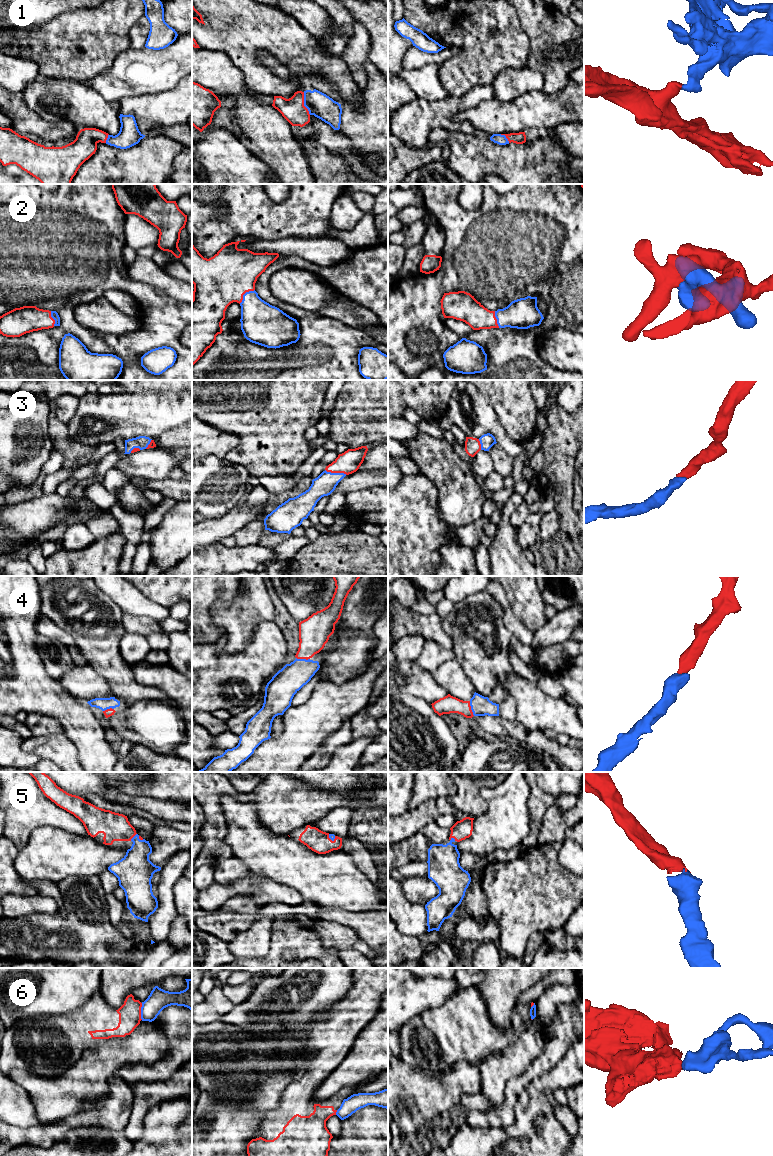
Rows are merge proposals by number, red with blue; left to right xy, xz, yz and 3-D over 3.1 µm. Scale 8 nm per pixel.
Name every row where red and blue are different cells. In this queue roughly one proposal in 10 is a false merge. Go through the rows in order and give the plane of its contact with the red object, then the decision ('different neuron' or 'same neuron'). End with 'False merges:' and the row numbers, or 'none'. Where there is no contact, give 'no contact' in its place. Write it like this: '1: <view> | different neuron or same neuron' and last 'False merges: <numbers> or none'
1: xz | same neuron
2: xz | same neuron
3: xz | same neuron
4: yz | same neuron
5: xy | same neuron
6: xy | different neuron
False merges: 6

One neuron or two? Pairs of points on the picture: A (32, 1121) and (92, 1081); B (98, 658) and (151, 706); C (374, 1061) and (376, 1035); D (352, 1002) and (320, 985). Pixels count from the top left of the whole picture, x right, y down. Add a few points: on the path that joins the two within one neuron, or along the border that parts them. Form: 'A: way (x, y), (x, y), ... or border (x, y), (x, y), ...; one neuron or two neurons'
A: border (28, 1096), (35, 1115), (48, 1125); two neurons
B: border (139, 701), (157, 700), (159, 702); two neurons
C: way (373, 1055), (376, 1049), (376, 1041); one neuron
D: border (353, 978), (353, 984), (335, 1005); two neurons

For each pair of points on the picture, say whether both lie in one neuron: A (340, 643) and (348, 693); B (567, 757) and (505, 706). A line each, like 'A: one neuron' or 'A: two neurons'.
A: two neurons
B: two neurons

